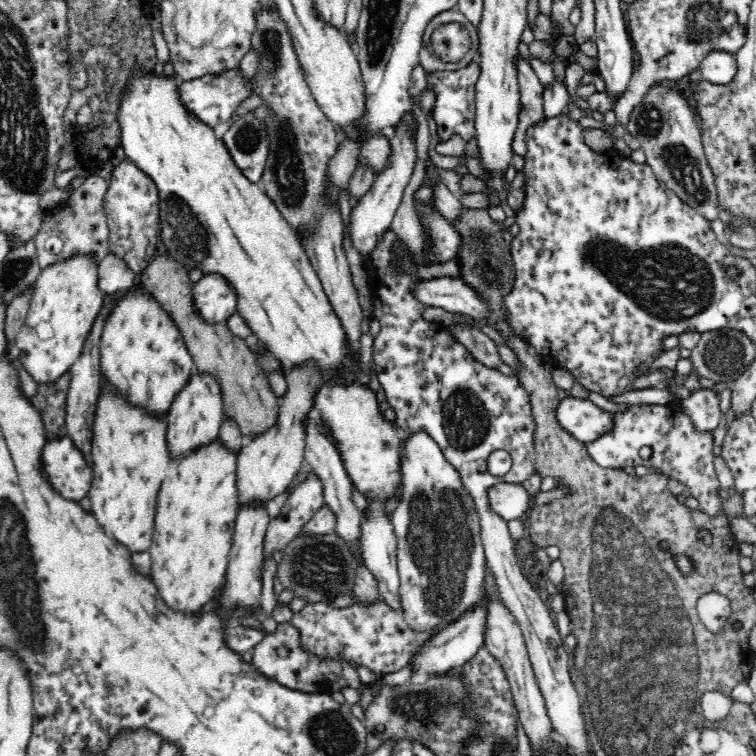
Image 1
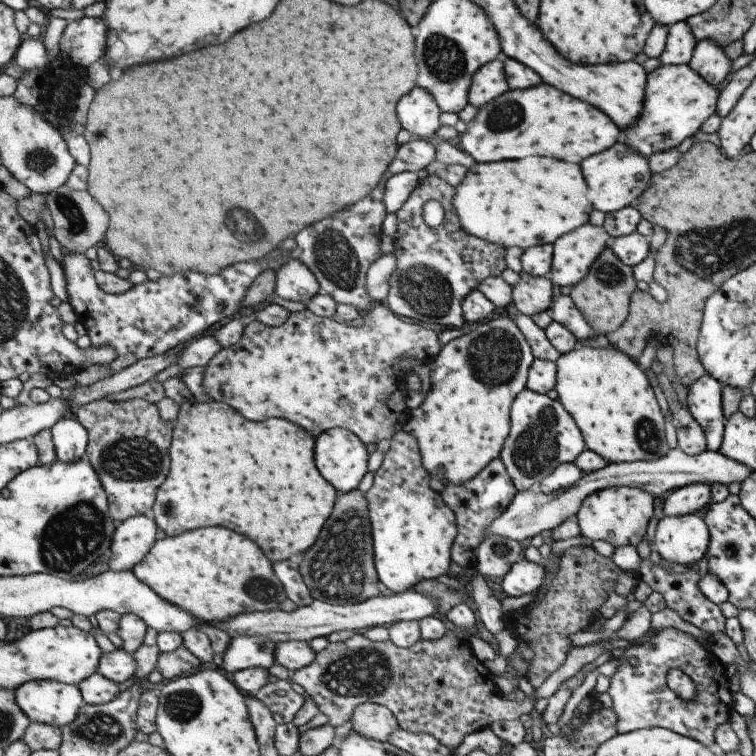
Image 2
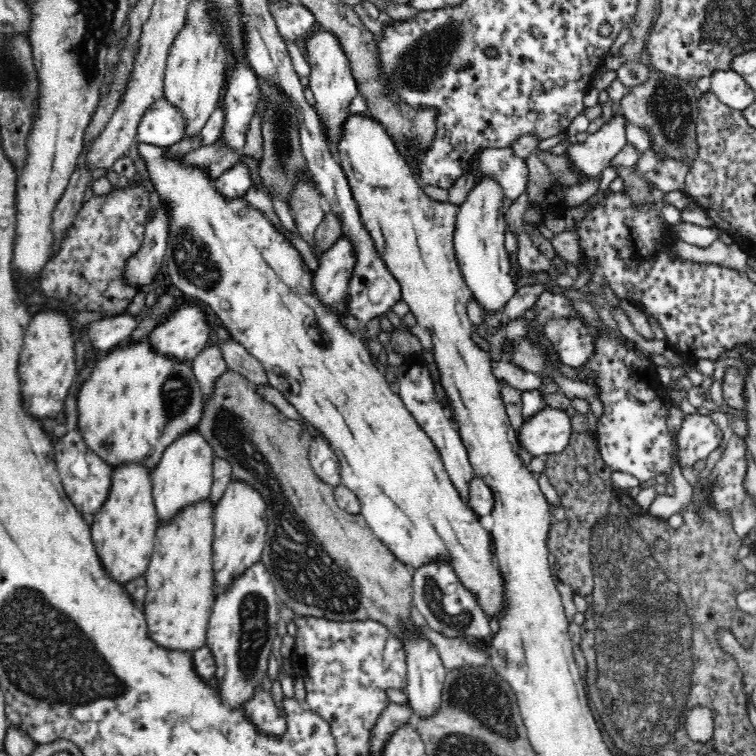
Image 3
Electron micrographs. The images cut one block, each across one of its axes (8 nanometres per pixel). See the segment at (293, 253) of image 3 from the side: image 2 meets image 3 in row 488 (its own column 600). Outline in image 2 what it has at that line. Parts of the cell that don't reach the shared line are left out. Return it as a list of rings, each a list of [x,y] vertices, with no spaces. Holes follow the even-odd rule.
[[[579,346],[570,353],[561,355],[558,366],[557,398],[564,404],[567,412],[574,416],[590,451],[600,454],[610,463],[630,463],[631,461],[654,461],[664,457],[669,450],[663,434],[663,414],[657,408],[651,386],[645,374],[637,368],[637,363],[617,348],[594,349]]]

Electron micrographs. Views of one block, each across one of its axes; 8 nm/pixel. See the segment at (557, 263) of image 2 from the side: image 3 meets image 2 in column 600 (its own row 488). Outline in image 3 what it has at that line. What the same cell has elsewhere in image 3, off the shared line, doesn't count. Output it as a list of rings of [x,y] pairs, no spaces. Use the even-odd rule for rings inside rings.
[[[247,481],[228,484],[215,505],[215,535],[212,565],[215,568],[215,592],[223,591],[245,568],[261,560],[267,542],[267,500]]]

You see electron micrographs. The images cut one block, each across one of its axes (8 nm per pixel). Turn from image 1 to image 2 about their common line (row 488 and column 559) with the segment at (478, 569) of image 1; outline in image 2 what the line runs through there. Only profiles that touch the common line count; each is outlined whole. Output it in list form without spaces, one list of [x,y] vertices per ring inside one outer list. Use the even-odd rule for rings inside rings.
[[[527,387],[515,399],[510,438],[503,449],[503,462],[519,491],[537,488],[558,466],[574,463],[587,448],[582,429],[559,398],[552,400]]]

